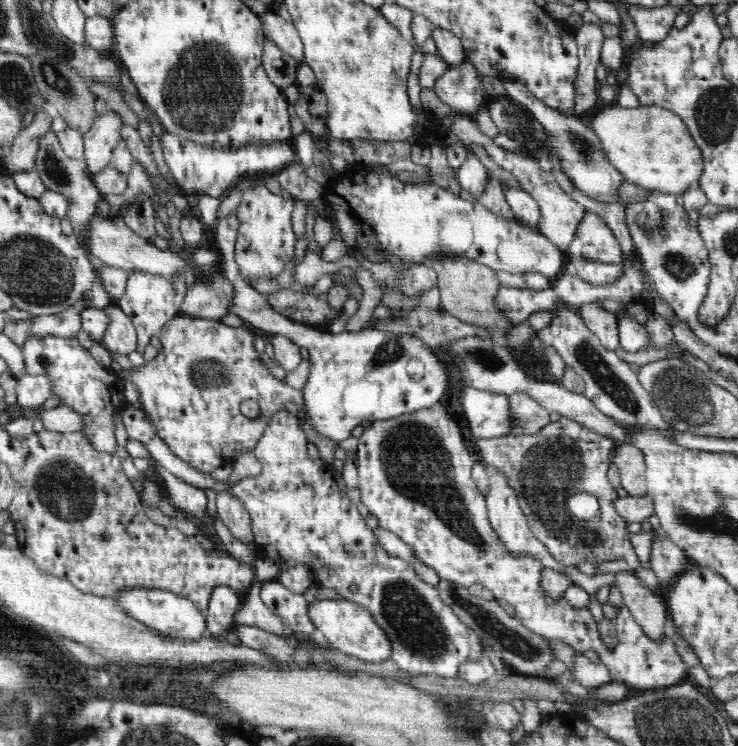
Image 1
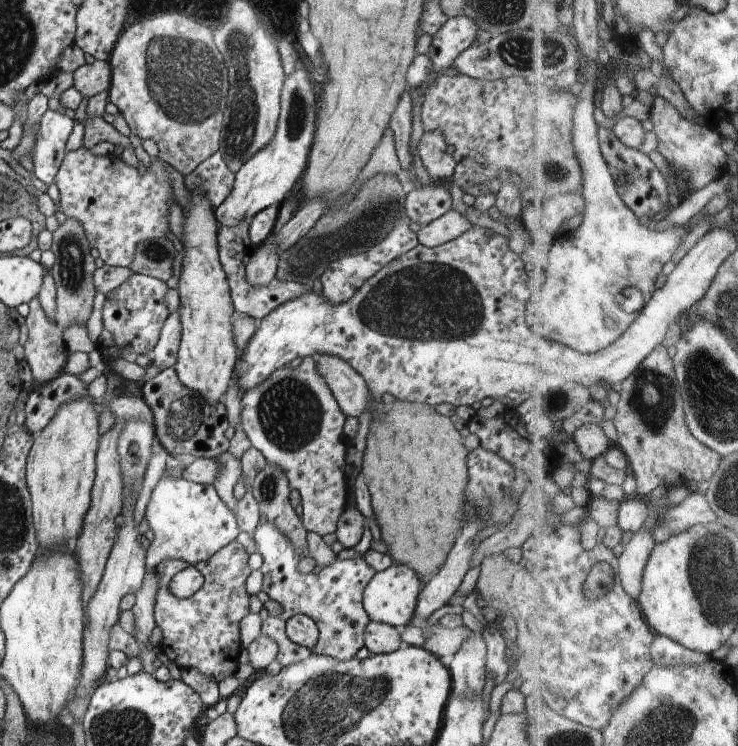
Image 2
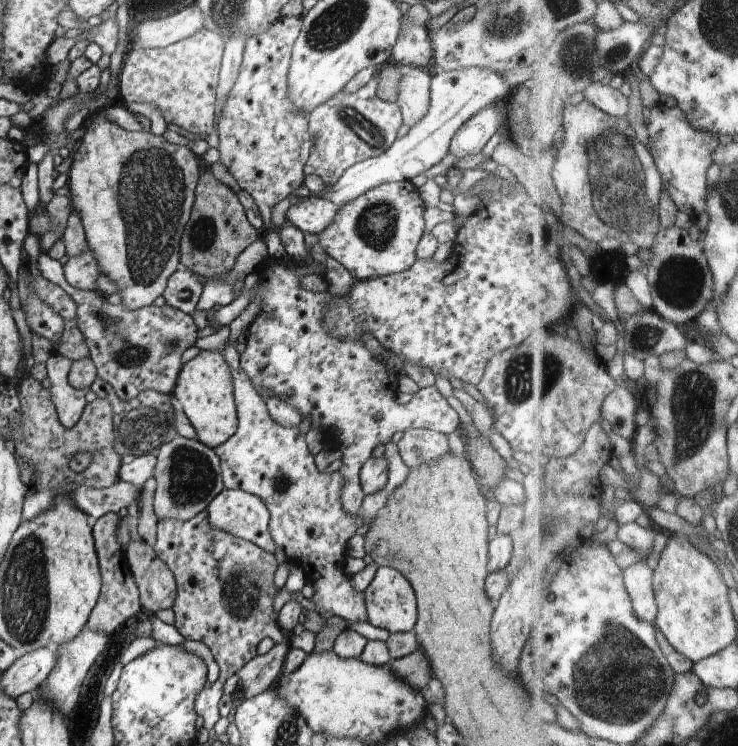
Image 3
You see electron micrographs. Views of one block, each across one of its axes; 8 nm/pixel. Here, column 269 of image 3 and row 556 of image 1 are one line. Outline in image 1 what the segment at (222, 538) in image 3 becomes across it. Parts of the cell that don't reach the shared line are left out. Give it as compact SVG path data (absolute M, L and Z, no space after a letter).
M562 417L558 422L550 421L547 425L544 425L537 433L531 435L508 435L502 436L502 438L488 438L484 440L472 441L474 445L478 446L478 452L482 453L482 462L489 467L491 472L501 472L507 478L510 489L516 493L518 496L518 503L524 512L528 527L530 531L534 534L534 537L549 550L550 555L554 558L556 563L560 563L564 566L575 566L580 563L591 563L596 566L598 563L604 564L605 562L624 560L628 565L634 569L634 571L642 570L642 565L636 555L632 542L630 541L630 532L626 530L627 521L619 516L615 508L615 501L619 498L614 486L608 481L608 468L610 468L610 463L613 460L613 452L618 444L616 440L612 440L609 436L605 434L598 434L589 428L582 426L579 422L575 420L570 420L569 418Z

